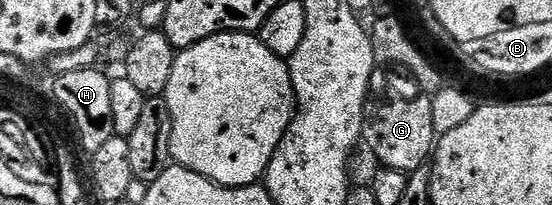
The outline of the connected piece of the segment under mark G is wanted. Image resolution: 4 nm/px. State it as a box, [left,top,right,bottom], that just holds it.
[363,95,438,173]

